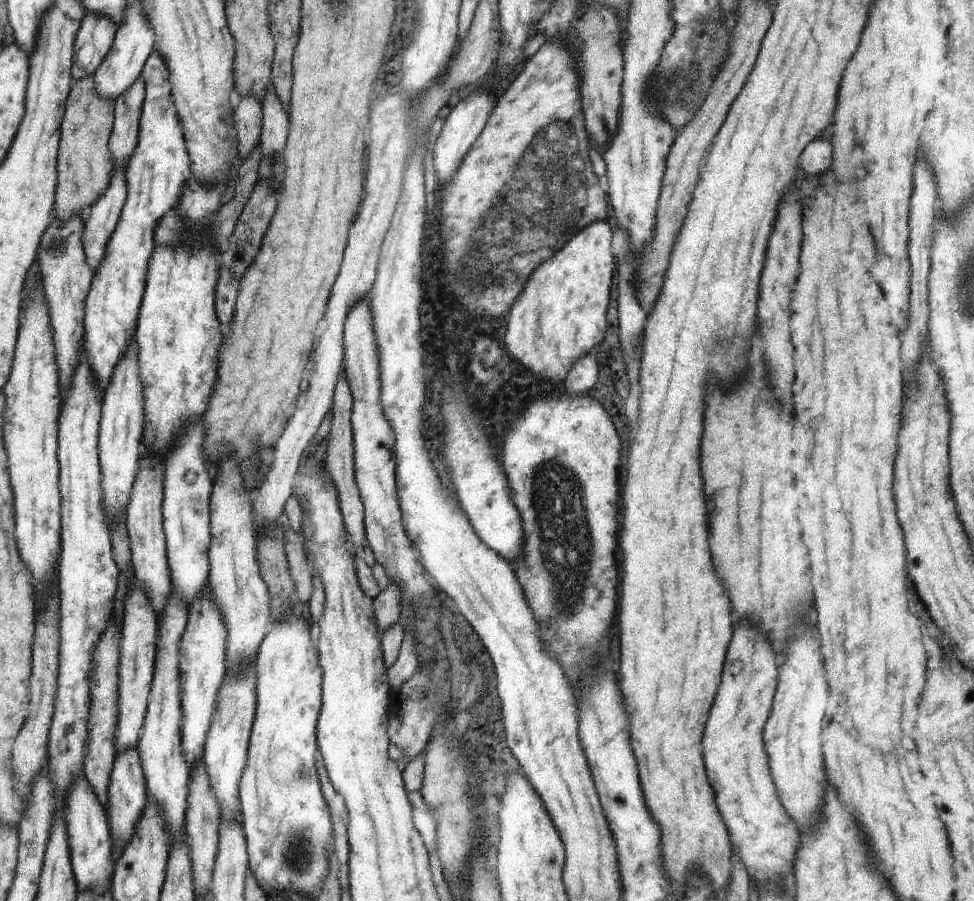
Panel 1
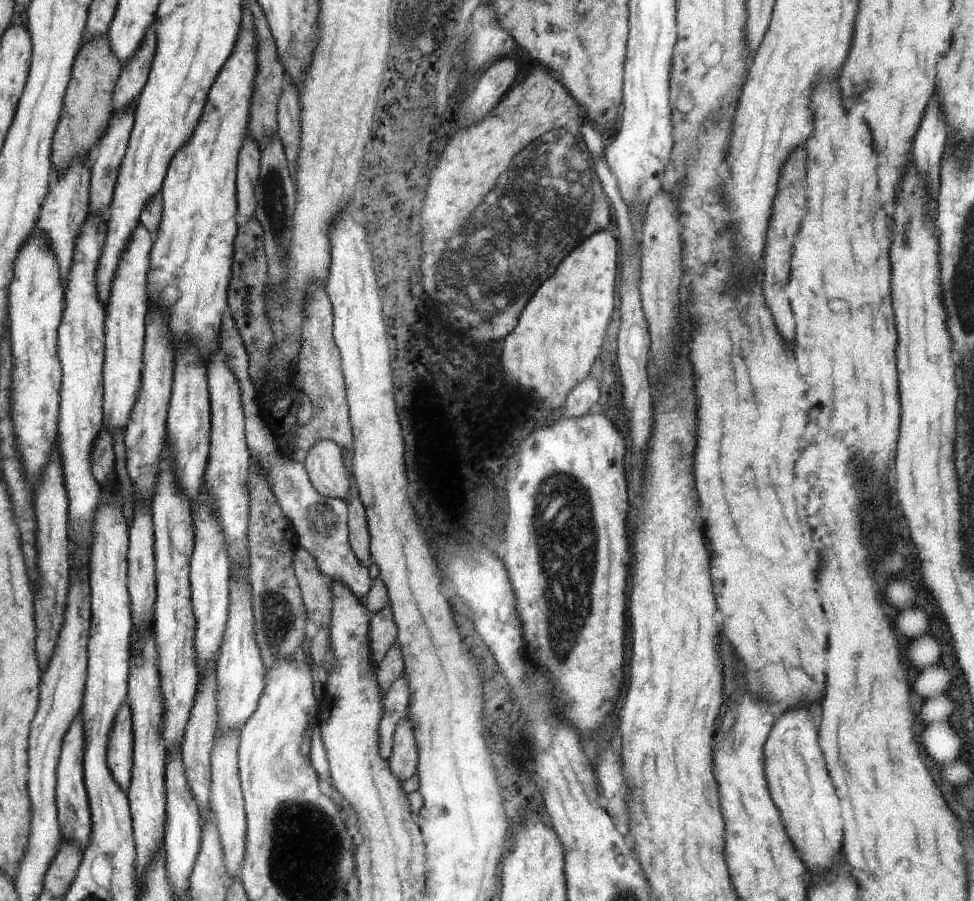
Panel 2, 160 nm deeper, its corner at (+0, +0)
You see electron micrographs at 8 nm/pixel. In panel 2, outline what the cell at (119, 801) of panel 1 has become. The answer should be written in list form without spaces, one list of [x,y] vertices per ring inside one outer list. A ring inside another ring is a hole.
[[[128,704],[122,706],[114,720],[109,740],[109,768],[118,786],[128,793],[133,782],[134,744],[132,709]]]

